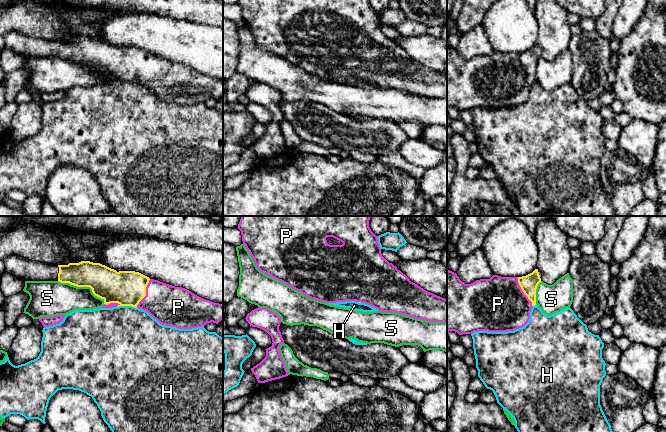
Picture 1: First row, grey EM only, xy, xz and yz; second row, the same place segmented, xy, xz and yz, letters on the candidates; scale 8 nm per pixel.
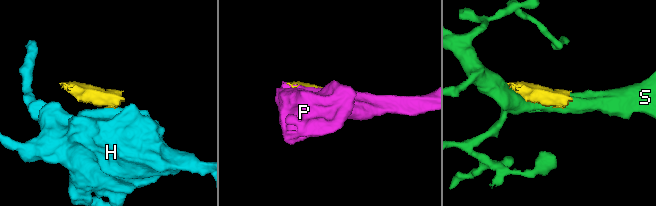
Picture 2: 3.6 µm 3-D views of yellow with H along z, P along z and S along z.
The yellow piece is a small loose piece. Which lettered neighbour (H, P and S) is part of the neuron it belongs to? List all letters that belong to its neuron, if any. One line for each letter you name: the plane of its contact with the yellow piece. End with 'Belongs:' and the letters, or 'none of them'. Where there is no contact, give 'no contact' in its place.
P: contact in yz
Belongs: P

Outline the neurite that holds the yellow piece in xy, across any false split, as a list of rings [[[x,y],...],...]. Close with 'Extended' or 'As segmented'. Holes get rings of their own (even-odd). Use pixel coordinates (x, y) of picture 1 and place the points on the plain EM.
[[[18,31],[4,36],[5,48],[23,57],[59,57],[90,63],[104,76],[101,84],[132,82],[147,87],[160,100],[192,105],[223,95],[223,81],[203,75],[135,47],[119,47],[100,39],[81,37],[68,41],[32,37]]]. Extended

